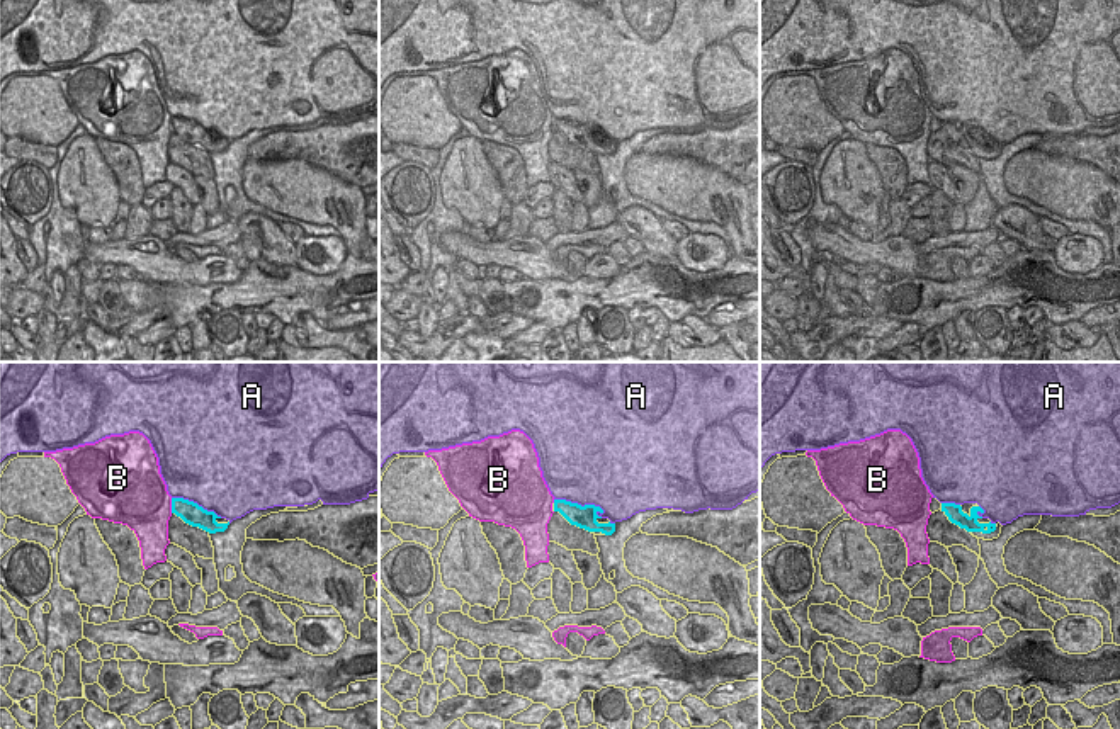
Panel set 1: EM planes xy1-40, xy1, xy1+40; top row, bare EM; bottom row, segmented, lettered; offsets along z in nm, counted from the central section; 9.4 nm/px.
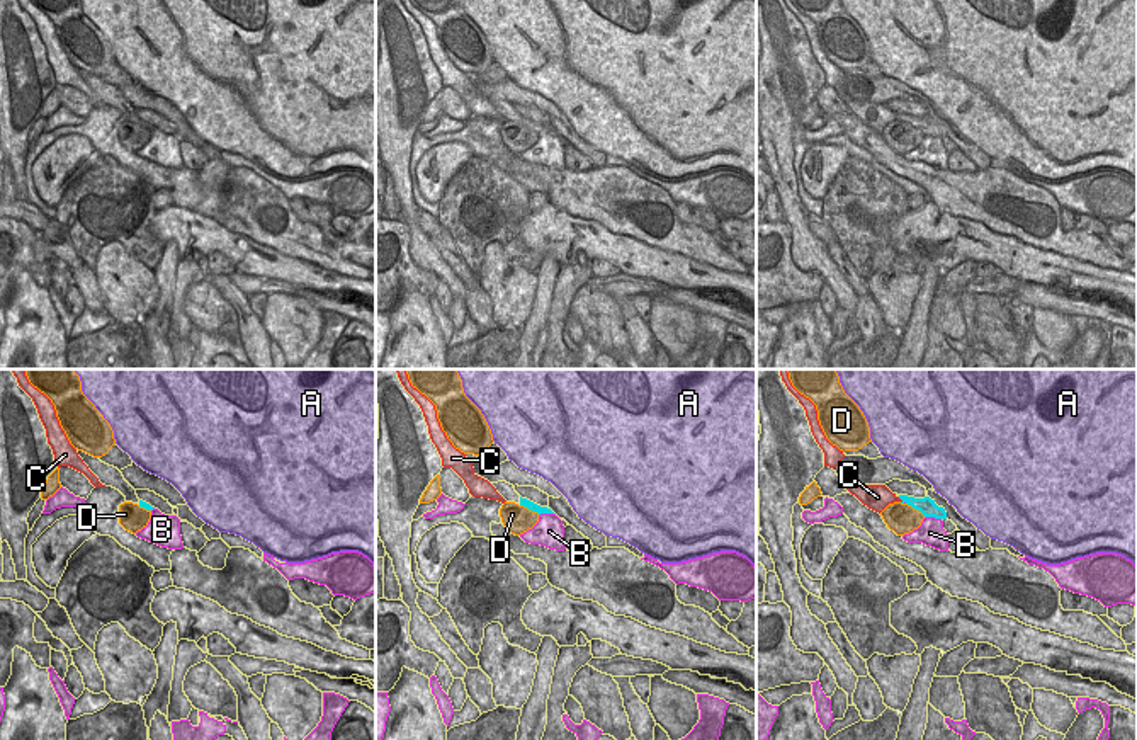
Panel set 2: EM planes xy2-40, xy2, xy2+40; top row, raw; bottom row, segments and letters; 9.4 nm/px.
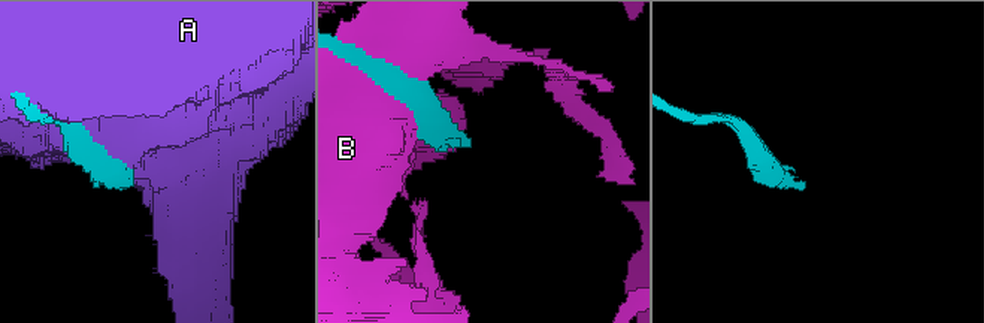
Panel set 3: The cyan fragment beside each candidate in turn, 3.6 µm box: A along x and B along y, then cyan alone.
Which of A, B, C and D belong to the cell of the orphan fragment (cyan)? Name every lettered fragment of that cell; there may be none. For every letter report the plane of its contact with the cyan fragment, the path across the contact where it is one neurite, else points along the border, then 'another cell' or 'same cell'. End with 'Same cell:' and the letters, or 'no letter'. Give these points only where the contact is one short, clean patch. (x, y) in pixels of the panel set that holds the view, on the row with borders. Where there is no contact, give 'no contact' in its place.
A: meets cyan in xy1; another cell
B: meets cyan in xy2+40; another cell
C: meets cyan in xy2+40; border along xy2+40 (898, 497), (903, 500); another cell
D: meets cyan in xy2; border along xy2 (520, 504), (539, 514); another cell
Same cell: no letter

